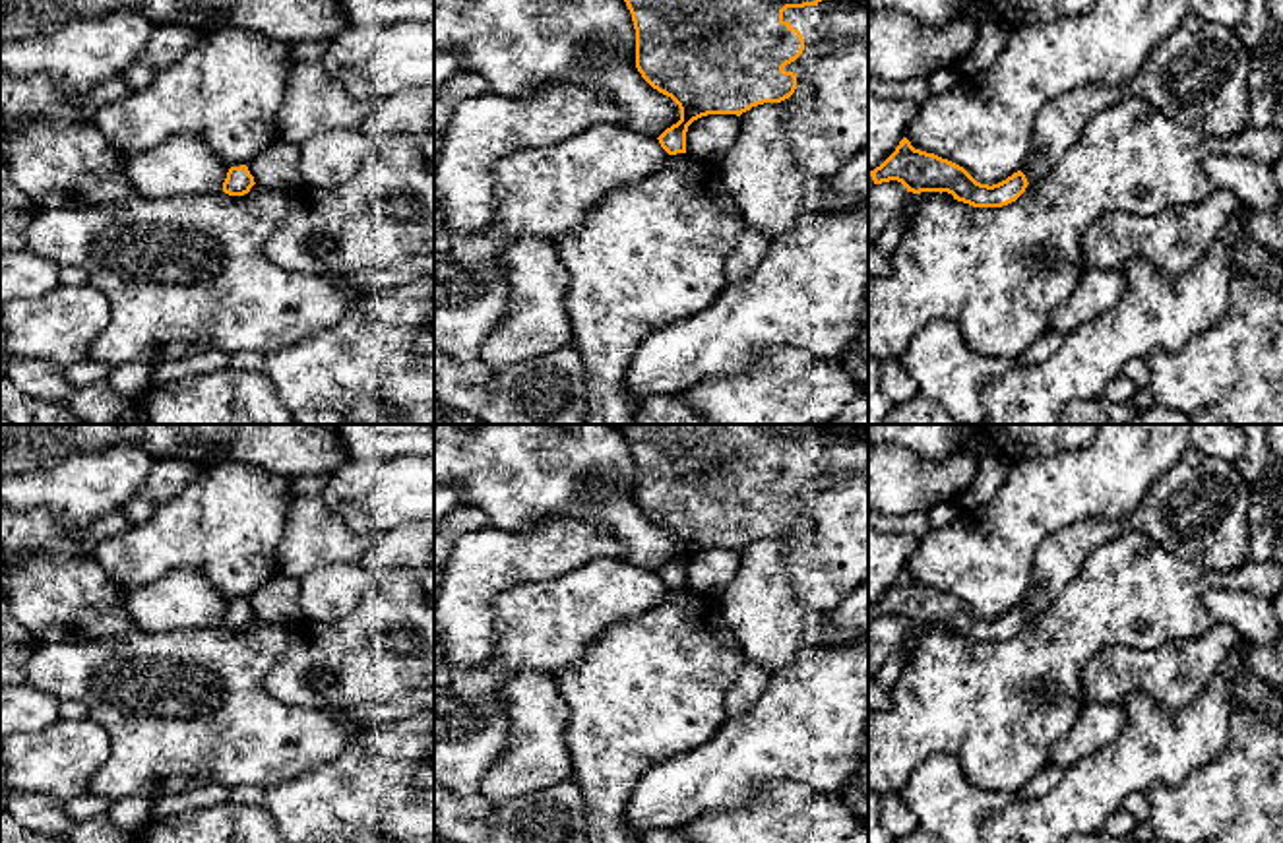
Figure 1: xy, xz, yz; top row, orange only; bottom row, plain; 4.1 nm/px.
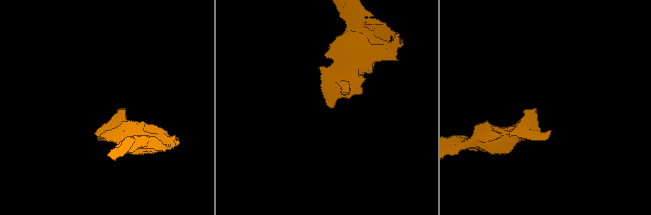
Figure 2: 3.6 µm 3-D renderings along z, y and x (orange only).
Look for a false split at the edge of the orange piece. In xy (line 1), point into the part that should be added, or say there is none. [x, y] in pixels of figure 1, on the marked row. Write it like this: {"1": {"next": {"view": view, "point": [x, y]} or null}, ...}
{"1": {"next": null}}

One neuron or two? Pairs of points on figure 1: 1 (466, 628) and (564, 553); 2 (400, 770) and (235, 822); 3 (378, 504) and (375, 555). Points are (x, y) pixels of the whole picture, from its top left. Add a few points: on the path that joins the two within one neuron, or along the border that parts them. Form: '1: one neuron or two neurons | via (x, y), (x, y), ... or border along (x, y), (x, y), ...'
1: one neuron | via (475, 599), (518, 557), (535, 555)
2: two neurons | border along (229, 799), (241, 805), (262, 807), (276, 822)
3: two neurons | border along (413, 520), (402, 522), (380, 535)

